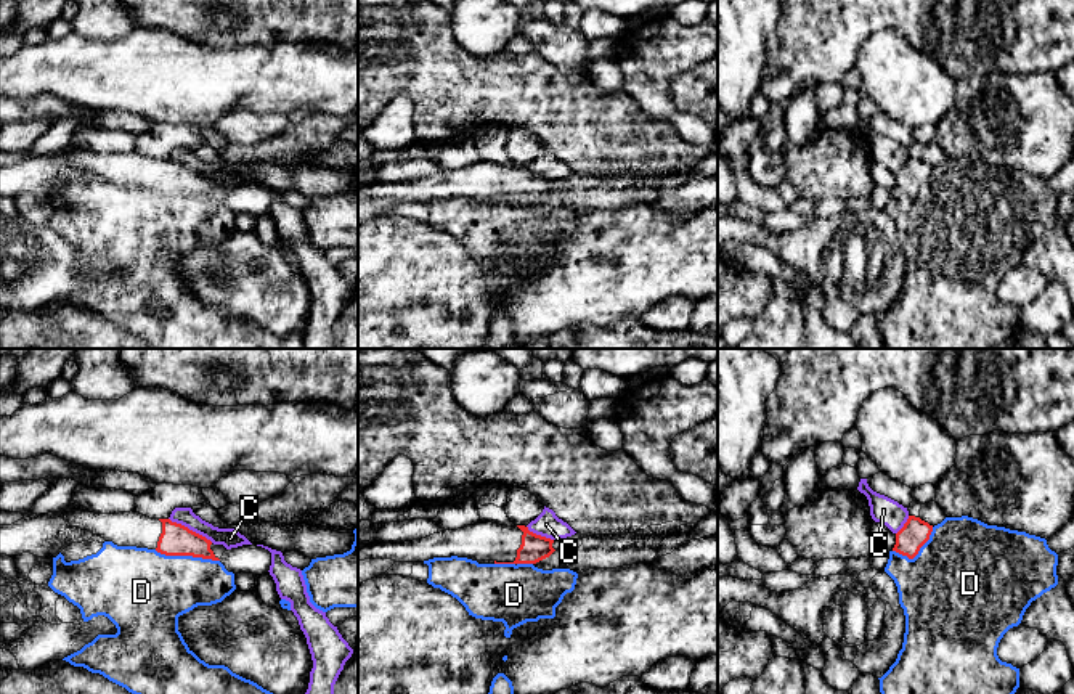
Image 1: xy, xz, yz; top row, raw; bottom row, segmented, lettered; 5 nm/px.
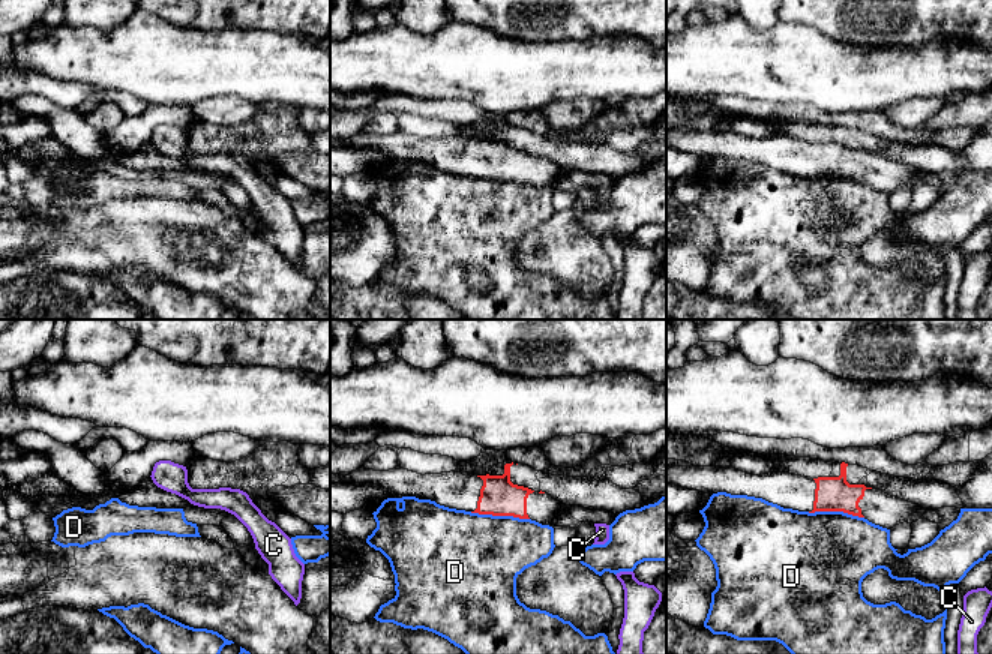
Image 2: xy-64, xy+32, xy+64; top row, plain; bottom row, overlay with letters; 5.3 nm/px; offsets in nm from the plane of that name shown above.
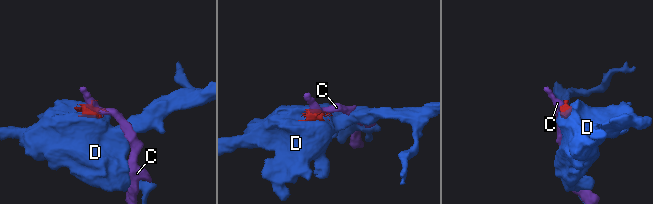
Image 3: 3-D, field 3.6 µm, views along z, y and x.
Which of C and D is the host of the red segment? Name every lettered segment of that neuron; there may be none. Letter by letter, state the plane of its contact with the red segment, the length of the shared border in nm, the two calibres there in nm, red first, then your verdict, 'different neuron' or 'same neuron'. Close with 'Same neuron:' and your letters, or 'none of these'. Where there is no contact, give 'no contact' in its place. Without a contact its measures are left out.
C: xy | 260 nm | 160/100 nm | different neuron
D: xy | 340 nm | 160/380 nm | different neuron
Same neuron: none of these

